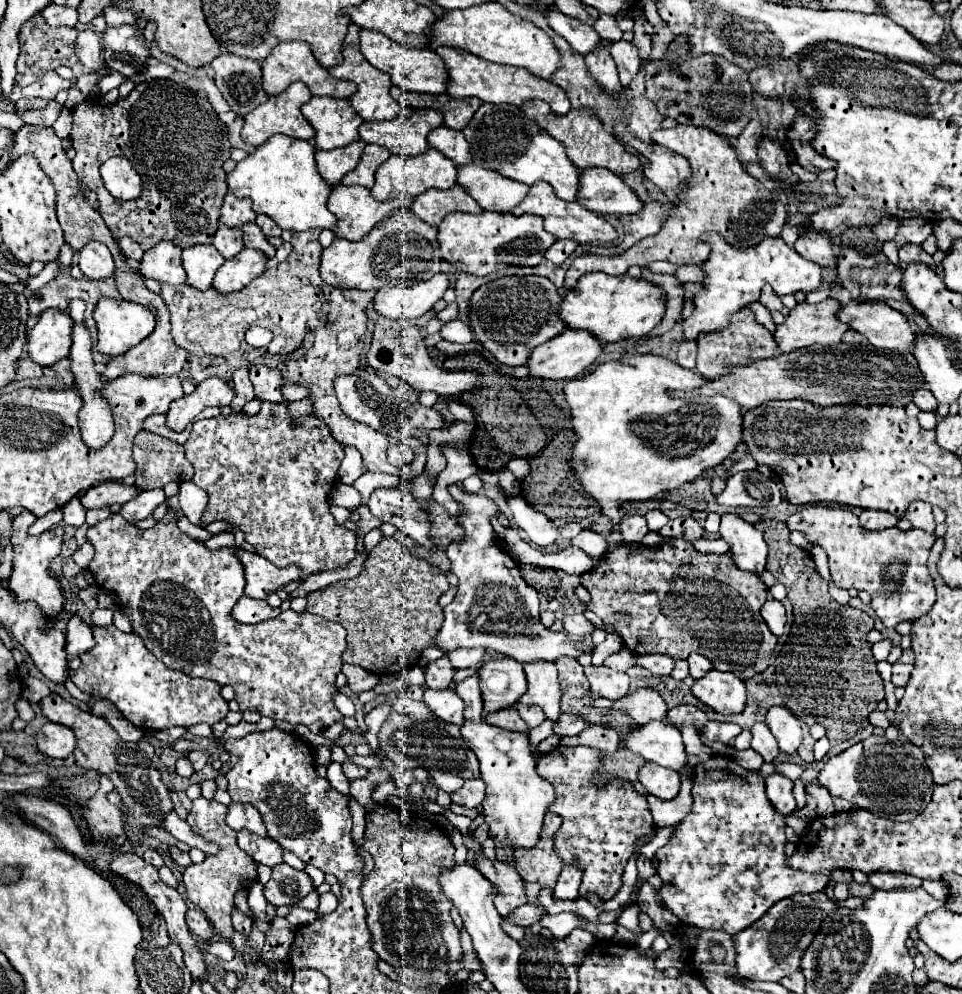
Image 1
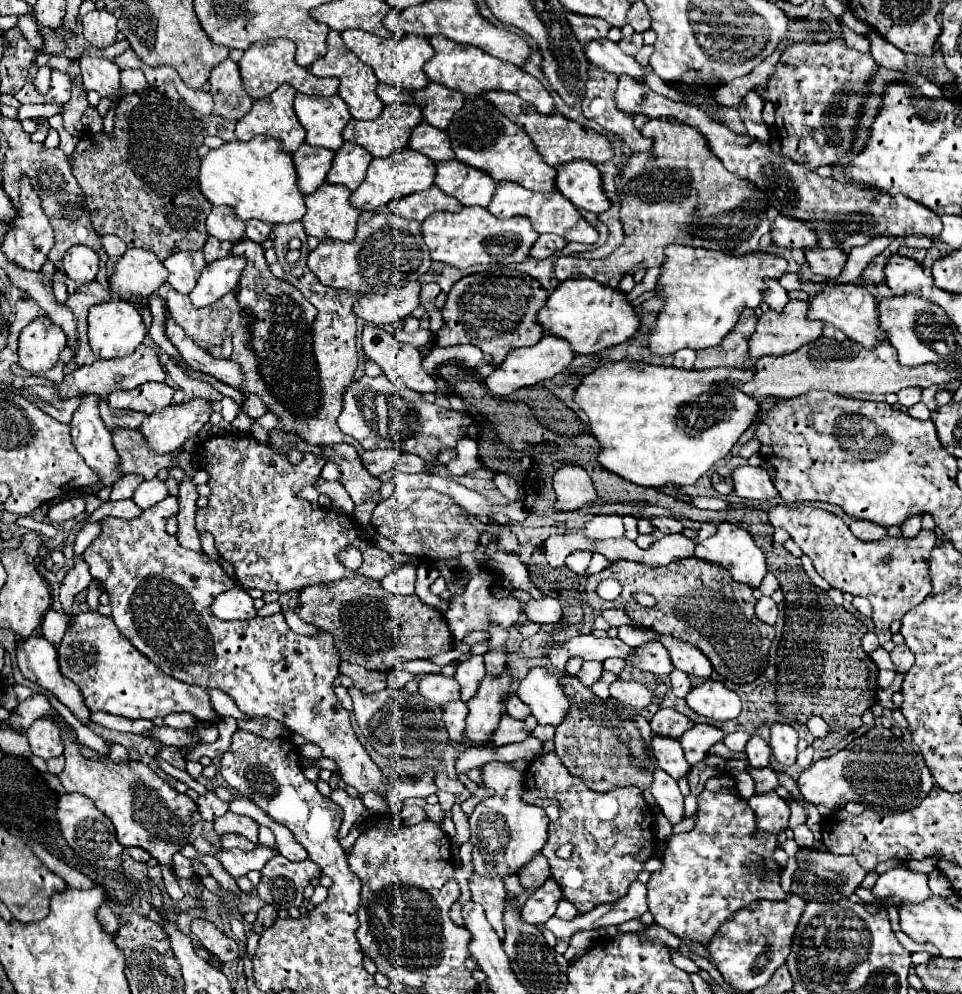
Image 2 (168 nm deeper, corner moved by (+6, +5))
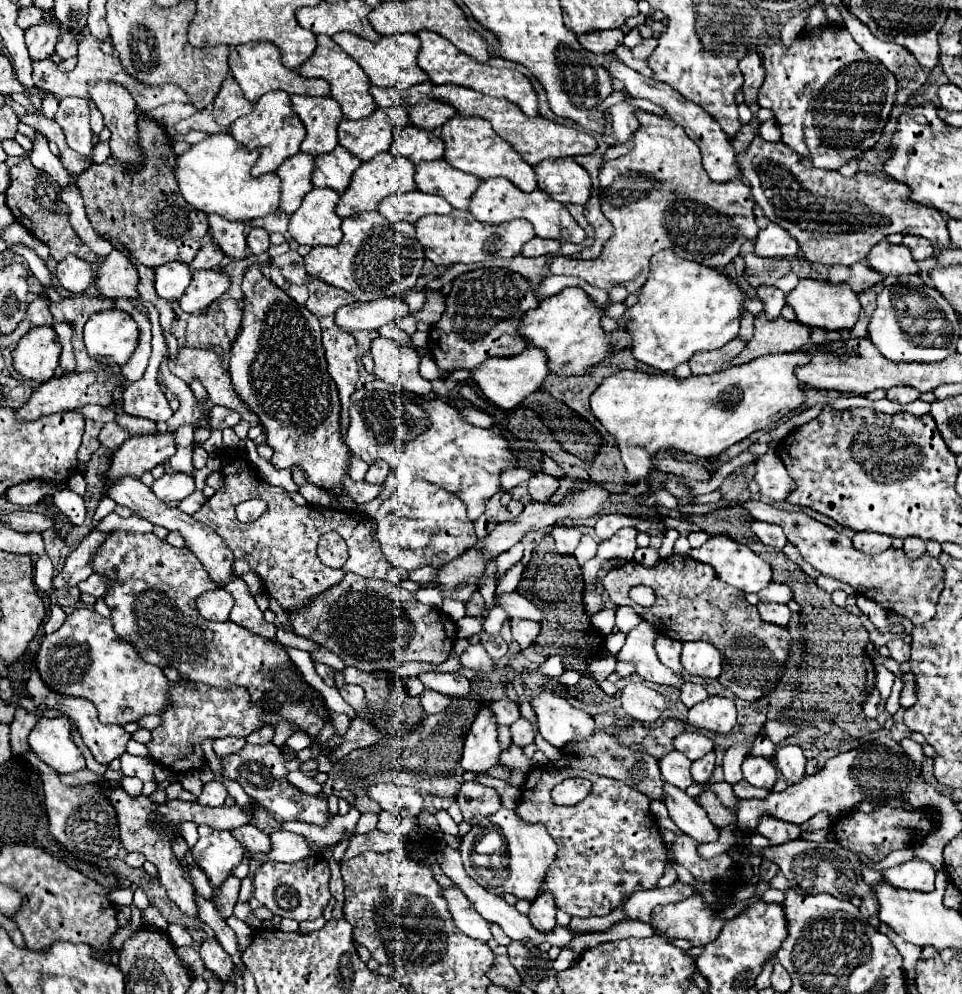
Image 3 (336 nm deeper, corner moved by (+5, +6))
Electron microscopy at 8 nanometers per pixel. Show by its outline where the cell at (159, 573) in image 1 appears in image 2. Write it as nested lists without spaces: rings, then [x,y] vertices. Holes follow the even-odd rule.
[[[168,496],[134,520],[106,516],[104,520],[100,520],[100,536],[84,552],[84,560],[90,566],[92,578],[102,582],[104,590],[110,594],[112,618],[118,630],[164,674],[188,684],[198,684],[202,688],[220,688],[234,698],[236,706],[246,716],[274,718],[288,726],[292,732],[298,732],[306,740],[318,744],[324,756],[338,762],[344,782],[354,786],[360,794],[366,794],[368,790],[388,794],[388,782],[384,774],[358,742],[350,726],[348,710],[334,694],[332,682],[338,676],[340,654],[334,644],[332,632],[316,630],[316,634],[312,636],[300,636],[290,630],[280,612],[264,618],[256,616],[251,620],[226,621],[216,618],[210,610],[210,604],[216,596],[234,588],[236,584],[232,576],[228,576],[224,568],[208,554],[198,554],[182,548],[178,538],[166,532],[166,522],[172,514],[176,514],[176,510],[178,498]]]

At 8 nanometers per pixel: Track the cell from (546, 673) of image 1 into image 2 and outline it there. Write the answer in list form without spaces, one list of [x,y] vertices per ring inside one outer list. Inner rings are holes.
[[[540,666],[528,670],[516,694],[522,702],[530,706],[538,724],[558,726],[570,706],[562,688],[558,686],[558,678],[548,668]]]

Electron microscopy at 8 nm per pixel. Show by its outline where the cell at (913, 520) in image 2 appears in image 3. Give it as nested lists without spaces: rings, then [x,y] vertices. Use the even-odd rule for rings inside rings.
[[[907,537],[907,541],[903,541],[903,551],[907,557],[911,559],[919,559],[921,555],[925,555],[925,541],[919,541],[919,537]]]

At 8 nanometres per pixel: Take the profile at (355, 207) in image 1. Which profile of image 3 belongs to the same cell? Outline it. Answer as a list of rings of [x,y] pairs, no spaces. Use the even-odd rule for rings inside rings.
[[[311,189],[301,207],[291,215],[289,233],[299,245],[339,245],[341,219],[335,213],[339,193],[333,189]]]

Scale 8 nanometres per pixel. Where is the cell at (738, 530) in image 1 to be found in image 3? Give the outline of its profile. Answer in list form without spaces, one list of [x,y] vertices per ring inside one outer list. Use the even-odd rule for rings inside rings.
[[[727,535],[709,537],[707,543],[703,543],[697,549],[691,549],[689,555],[695,557],[695,561],[711,565],[723,583],[733,585],[735,589],[739,589],[743,593],[759,593],[761,589],[765,589],[771,583],[771,567],[759,555],[755,555],[747,545],[741,545],[733,539],[729,539]]]

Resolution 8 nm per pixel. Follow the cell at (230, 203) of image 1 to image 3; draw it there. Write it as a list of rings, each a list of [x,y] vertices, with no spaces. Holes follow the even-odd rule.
[[[209,217],[209,227],[211,227],[211,237],[213,241],[221,247],[221,251],[239,261],[247,257],[247,243],[245,243],[245,227],[243,223],[233,223],[223,217]]]

